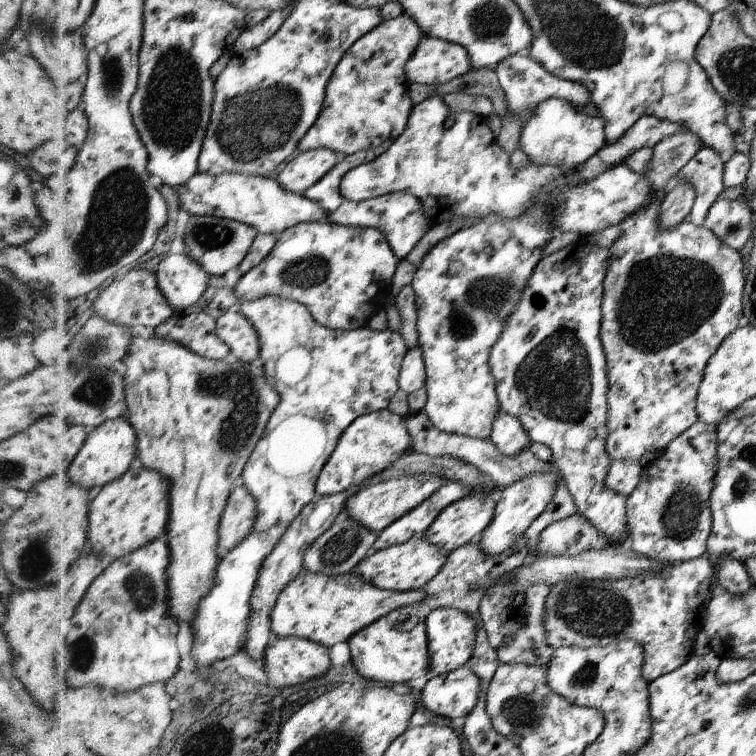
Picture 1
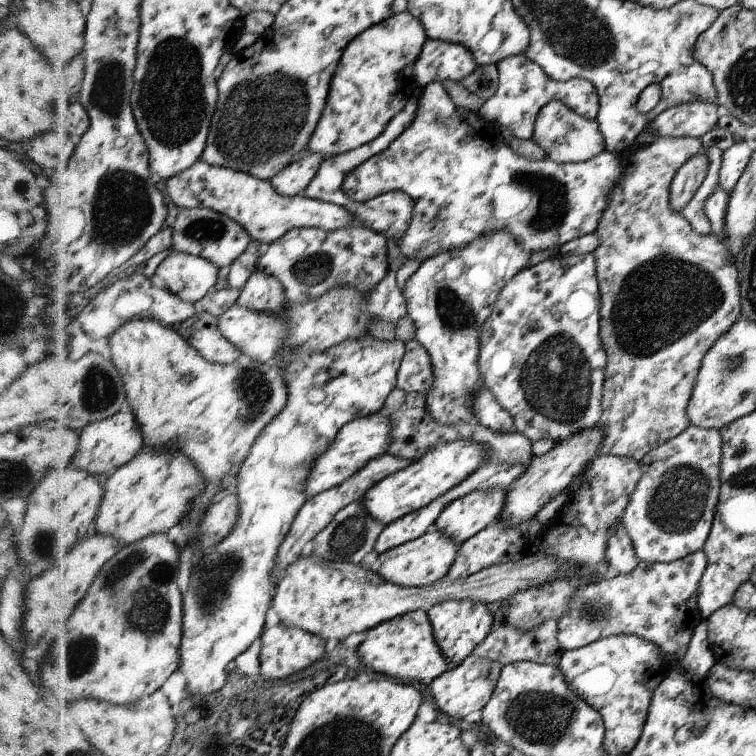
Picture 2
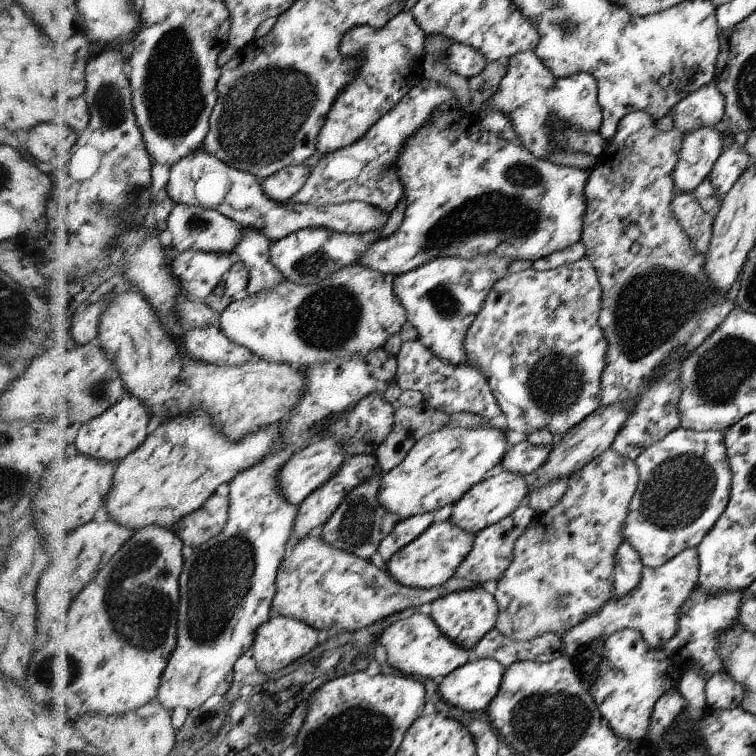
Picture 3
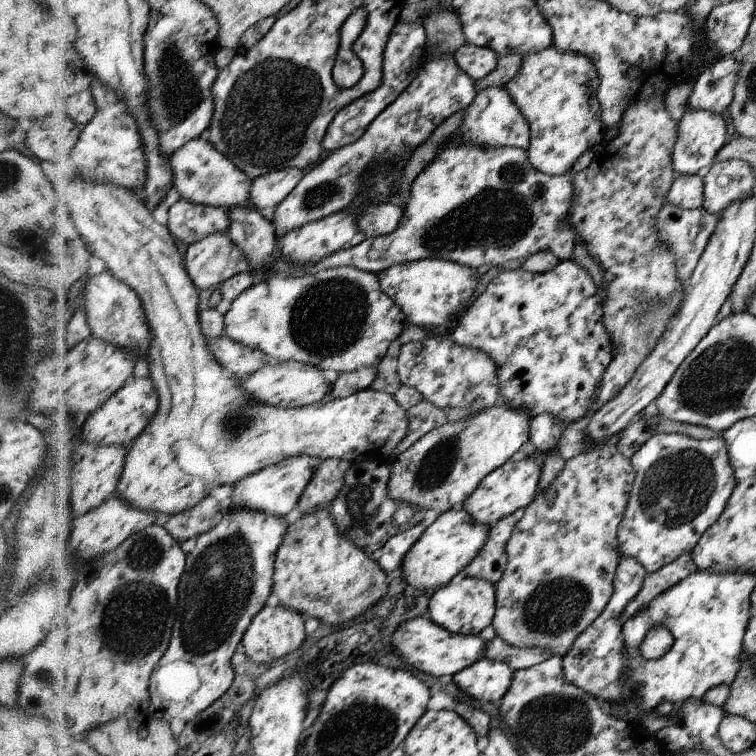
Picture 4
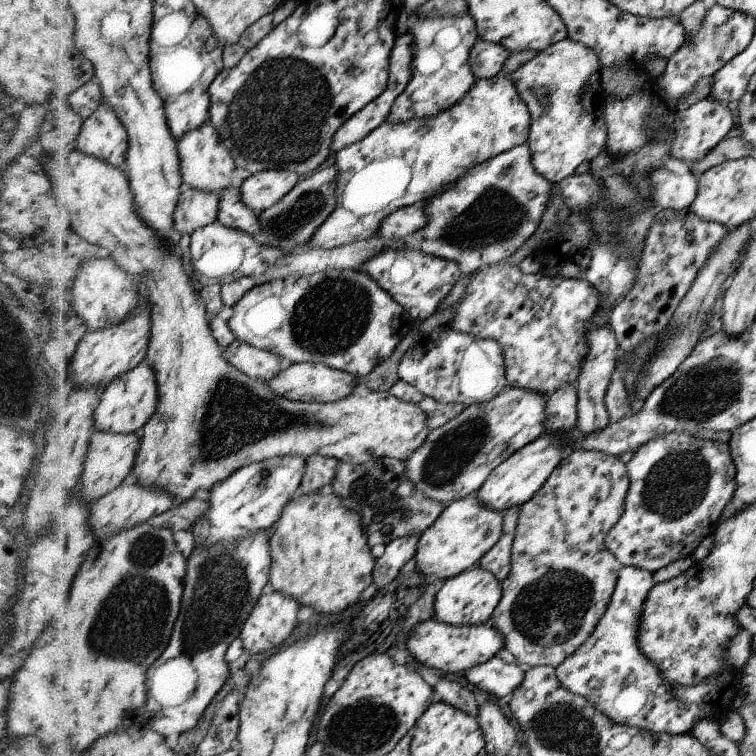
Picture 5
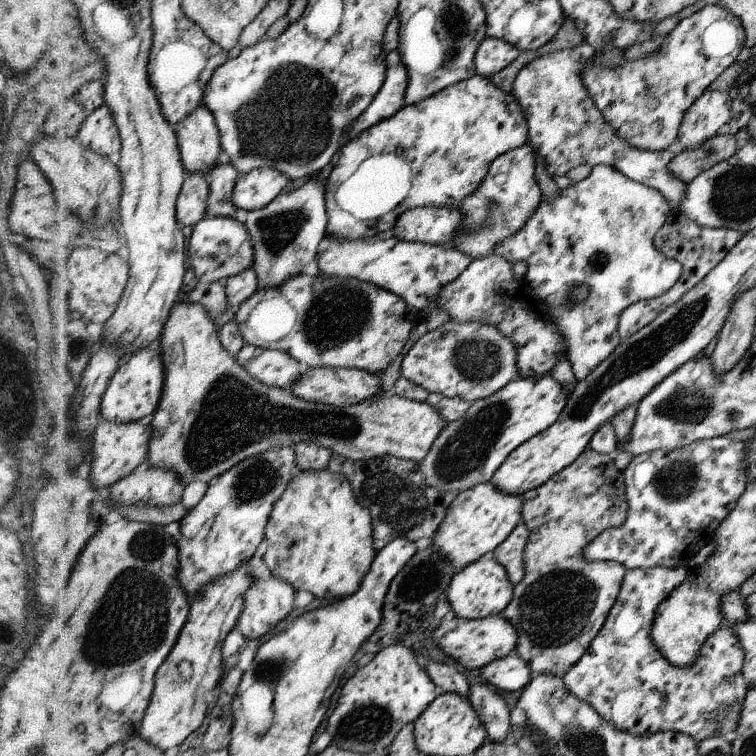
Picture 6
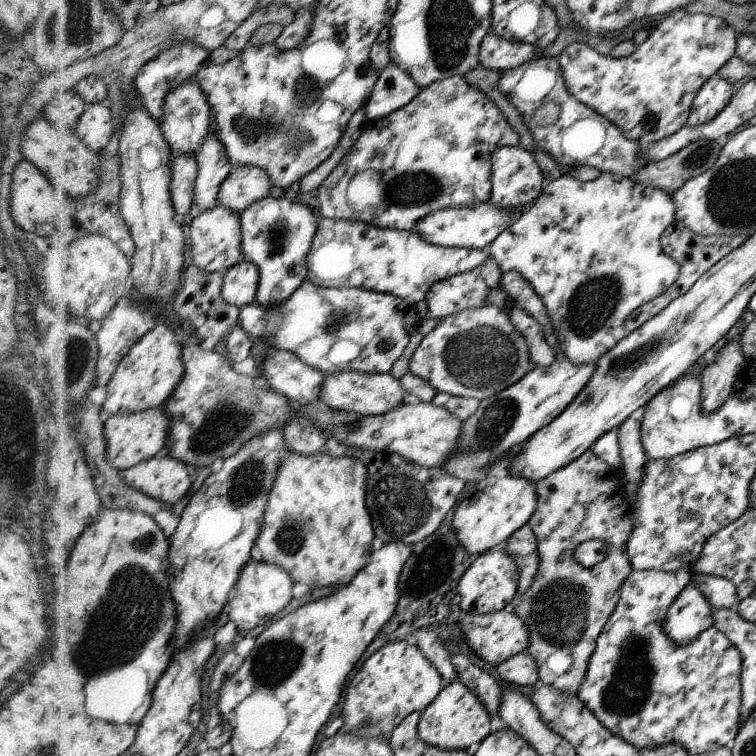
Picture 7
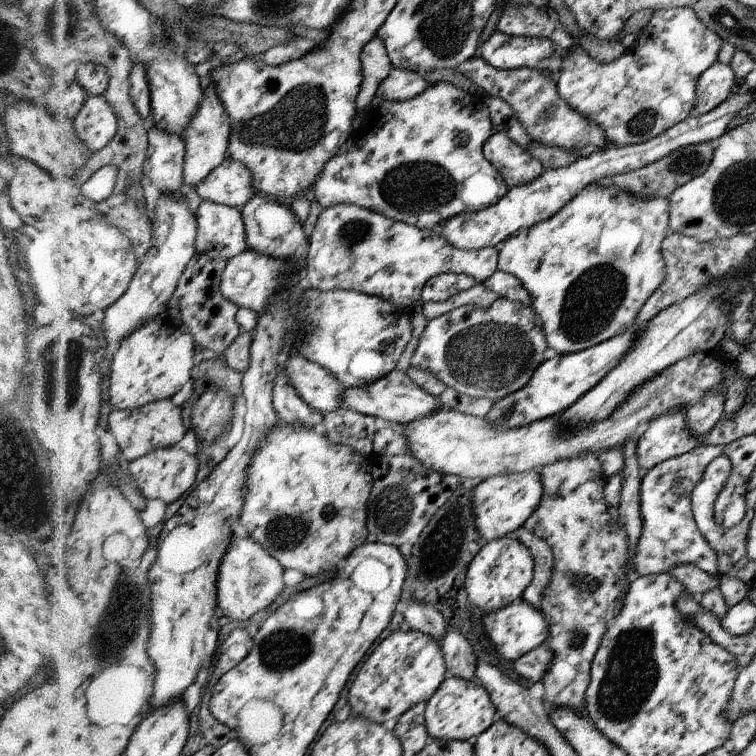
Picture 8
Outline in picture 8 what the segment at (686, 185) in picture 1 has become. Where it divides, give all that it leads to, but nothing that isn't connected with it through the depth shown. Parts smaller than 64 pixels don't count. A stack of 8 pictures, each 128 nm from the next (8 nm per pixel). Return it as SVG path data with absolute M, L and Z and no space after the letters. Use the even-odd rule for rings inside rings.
M717 60L710 69L702 74L698 86L698 100L695 102L693 114L700 116L710 113L734 93L732 86L737 76L734 76L732 69L730 65L720 64L720 61Z

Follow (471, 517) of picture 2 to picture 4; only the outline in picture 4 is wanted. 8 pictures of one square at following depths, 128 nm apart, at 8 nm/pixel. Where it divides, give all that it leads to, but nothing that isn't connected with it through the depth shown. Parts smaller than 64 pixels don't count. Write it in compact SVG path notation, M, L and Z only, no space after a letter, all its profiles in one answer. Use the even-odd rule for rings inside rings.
M530 456L522 461L509 458L502 466L486 476L474 493L464 501L462 508L482 525L494 525L504 517L510 516L518 509L524 509L539 493L539 478L542 474L544 458L532 459Z

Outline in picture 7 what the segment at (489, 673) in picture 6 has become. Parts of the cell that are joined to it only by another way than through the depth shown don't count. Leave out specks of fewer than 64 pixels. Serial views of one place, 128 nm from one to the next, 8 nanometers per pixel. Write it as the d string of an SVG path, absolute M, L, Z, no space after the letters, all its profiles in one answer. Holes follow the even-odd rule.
M526 651L515 654L497 665L499 679L510 686L534 686L539 679L539 667L534 656Z

